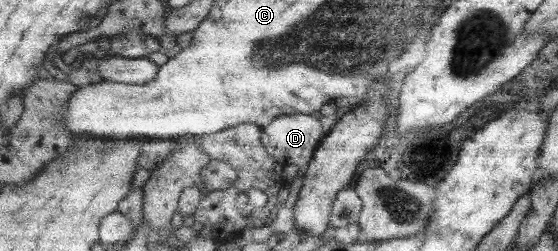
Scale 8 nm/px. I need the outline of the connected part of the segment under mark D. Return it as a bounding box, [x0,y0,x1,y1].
[263,113,327,168]

